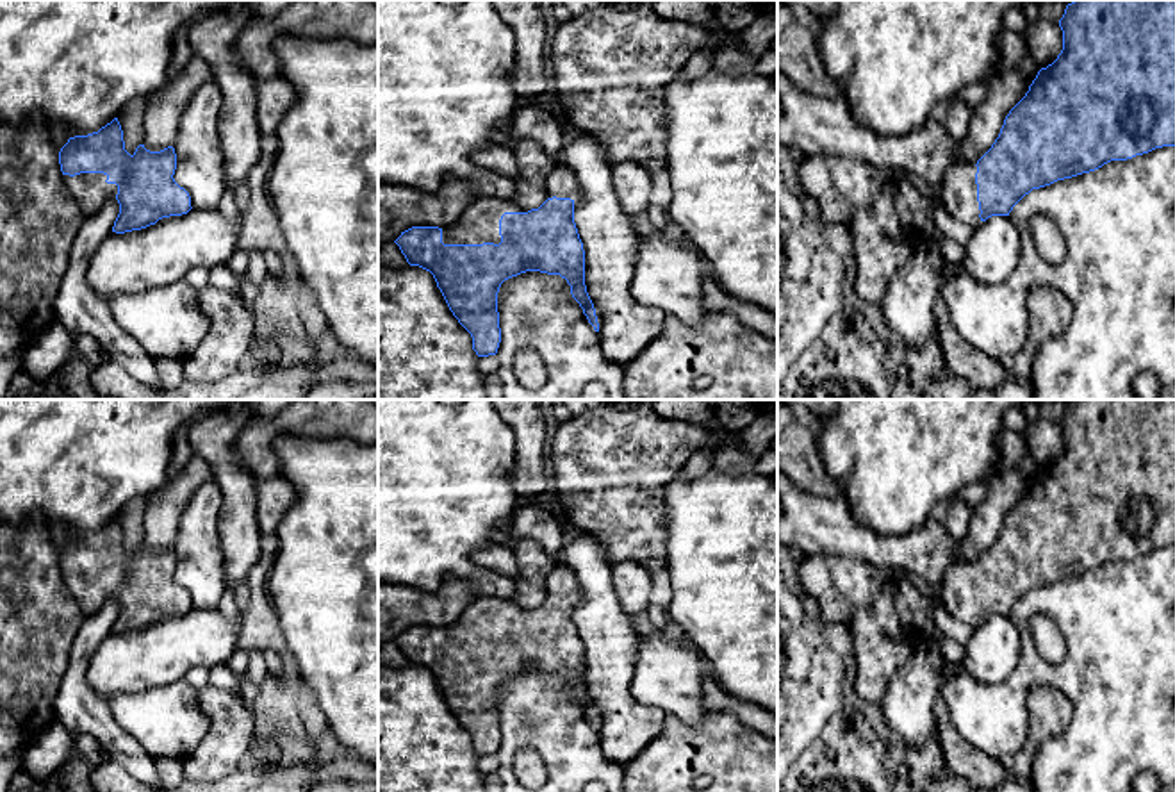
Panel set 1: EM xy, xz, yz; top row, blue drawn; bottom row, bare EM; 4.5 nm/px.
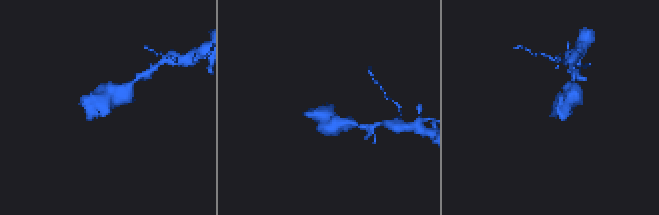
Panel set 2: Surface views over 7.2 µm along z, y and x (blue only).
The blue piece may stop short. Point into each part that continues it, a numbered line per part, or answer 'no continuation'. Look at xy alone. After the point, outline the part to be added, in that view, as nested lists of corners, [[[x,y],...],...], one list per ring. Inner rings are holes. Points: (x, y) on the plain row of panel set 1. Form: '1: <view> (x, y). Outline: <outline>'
1: xy (90, 589). Outline: [[[103,573],[62,574],[62,580],[77,599],[84,617],[96,612],[107,599],[116,598],[118,594],[118,585],[107,583],[107,574]]]

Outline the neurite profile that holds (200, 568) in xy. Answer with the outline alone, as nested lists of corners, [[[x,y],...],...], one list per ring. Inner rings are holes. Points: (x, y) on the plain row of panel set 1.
[[[216,482],[201,483],[180,516],[175,582],[191,596],[193,608],[218,608],[228,589],[219,544],[218,517],[223,505]]]

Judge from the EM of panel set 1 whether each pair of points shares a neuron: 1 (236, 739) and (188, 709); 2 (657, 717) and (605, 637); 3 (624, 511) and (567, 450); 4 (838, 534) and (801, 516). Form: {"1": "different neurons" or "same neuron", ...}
{"1": "different neurons", "2": "same neuron", "3": "same neuron", "4": "same neuron"}

